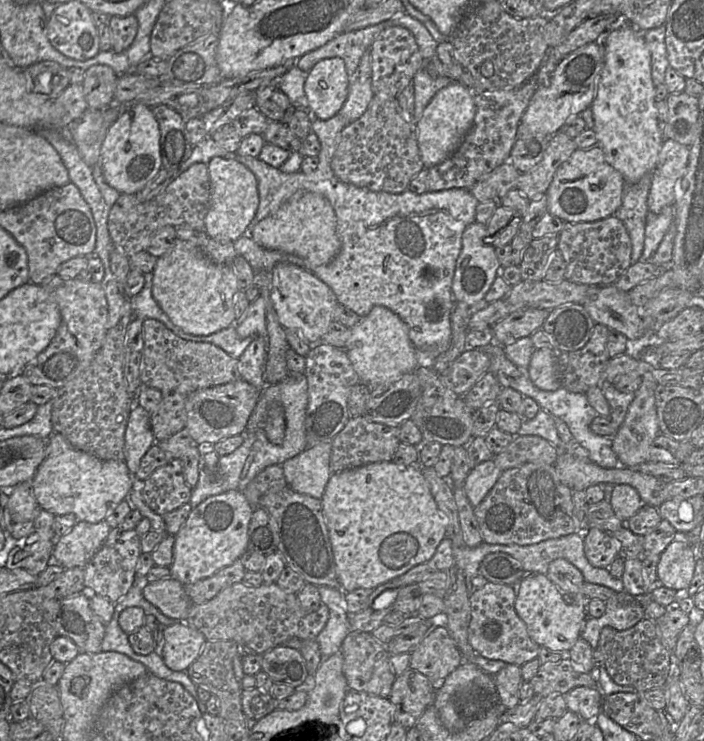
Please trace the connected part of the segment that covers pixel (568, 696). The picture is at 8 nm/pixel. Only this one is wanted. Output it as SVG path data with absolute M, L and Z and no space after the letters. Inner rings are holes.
M576 687L564 695L568 711L576 713L584 721L594 721L602 711L603 695L598 688Z

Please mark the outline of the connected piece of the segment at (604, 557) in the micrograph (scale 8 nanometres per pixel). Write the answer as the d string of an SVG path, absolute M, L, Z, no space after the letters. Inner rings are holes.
M590 526L583 533L585 556L591 565L608 568L619 556L619 540L597 527Z

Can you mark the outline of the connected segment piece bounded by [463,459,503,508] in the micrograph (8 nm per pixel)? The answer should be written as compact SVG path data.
M493 459L482 462L470 470L463 489L474 508L493 488L502 472Z

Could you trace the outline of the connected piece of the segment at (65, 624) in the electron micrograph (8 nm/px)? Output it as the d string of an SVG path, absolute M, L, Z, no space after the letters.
M80 592L63 599L43 603L45 619L57 635L73 640L79 653L98 653L105 635L106 624L90 607L90 593Z

